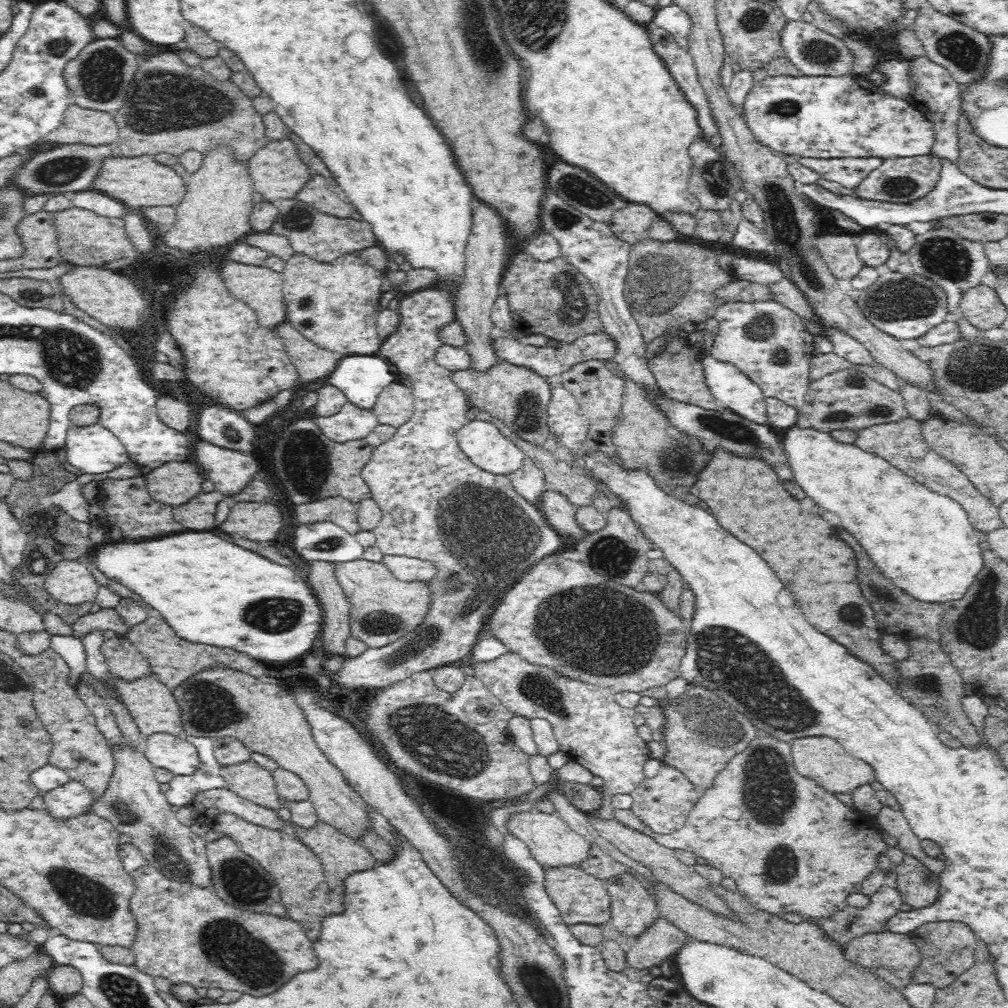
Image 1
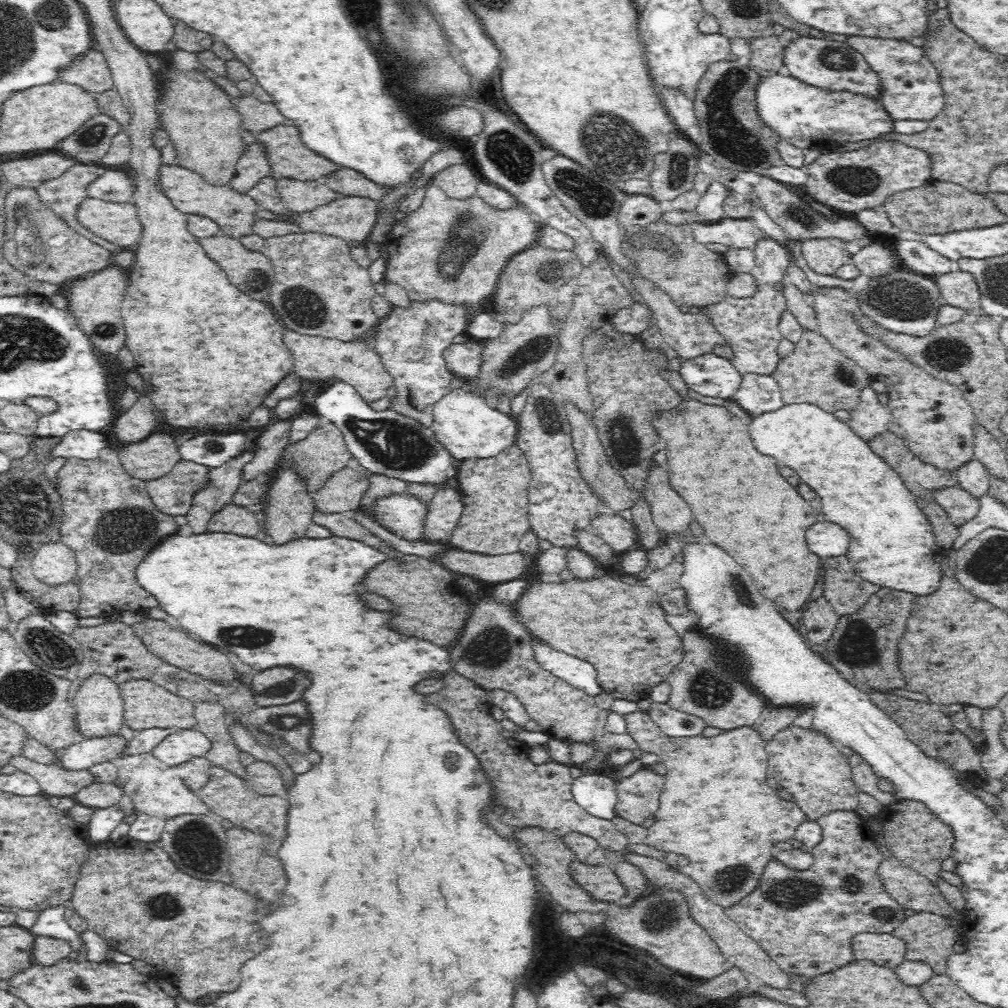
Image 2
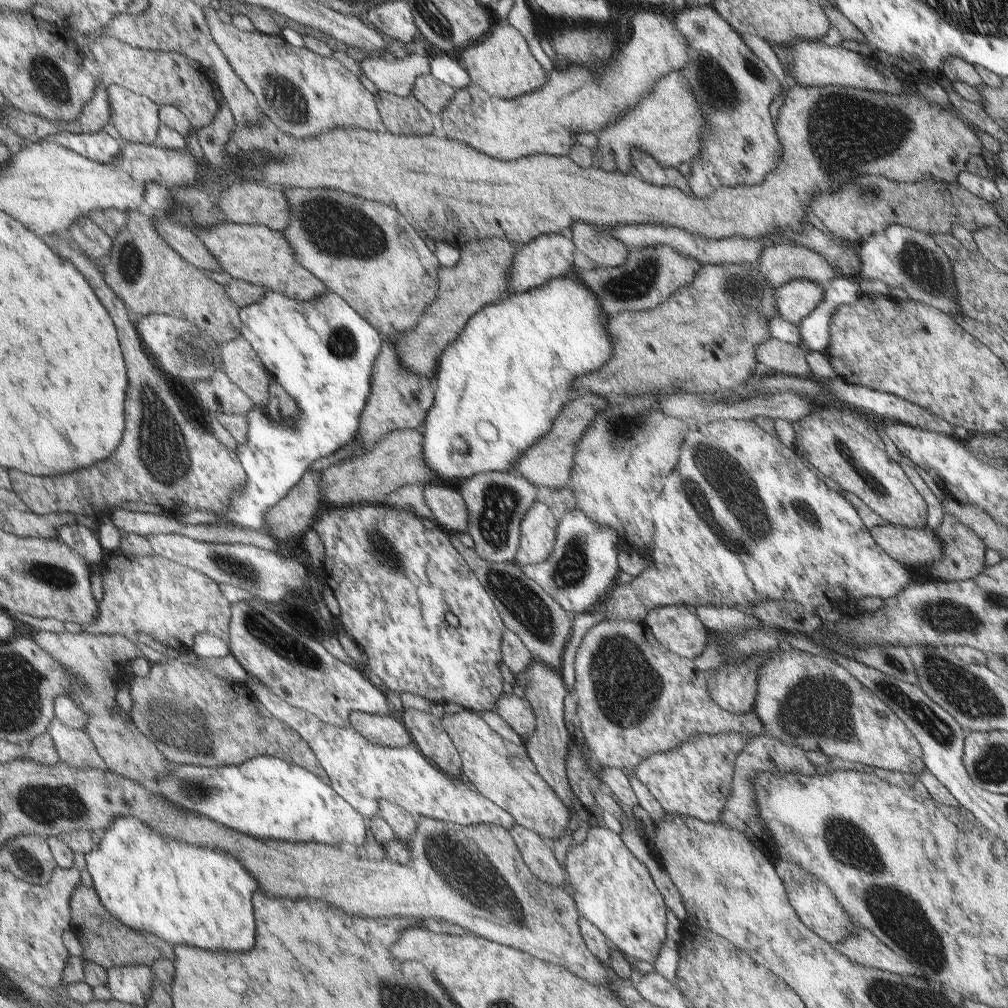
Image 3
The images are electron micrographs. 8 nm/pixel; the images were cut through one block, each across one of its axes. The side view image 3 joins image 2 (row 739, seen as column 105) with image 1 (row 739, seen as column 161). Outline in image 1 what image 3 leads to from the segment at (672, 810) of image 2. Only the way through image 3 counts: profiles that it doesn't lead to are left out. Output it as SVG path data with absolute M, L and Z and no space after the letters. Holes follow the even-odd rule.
M756 734L744 750L736 750L734 754L736 756L724 764L720 774L714 776L714 784L694 802L680 830L672 834L654 834L632 810L614 810L616 820L624 828L648 834L660 846L670 850L688 850L698 858L704 858L726 878L736 880L740 894L754 908L768 914L778 916L782 912L798 912L806 918L822 918L826 914L834 914L842 906L848 906L846 896L854 892L854 884L860 884L872 870L876 870L876 858L886 850L886 844L876 832L880 828L874 824L872 830L858 830L858 822L868 824L870 818L854 812L854 808L842 804L832 792L826 792L808 778L800 776L792 766L792 750L788 742L770 734Z

